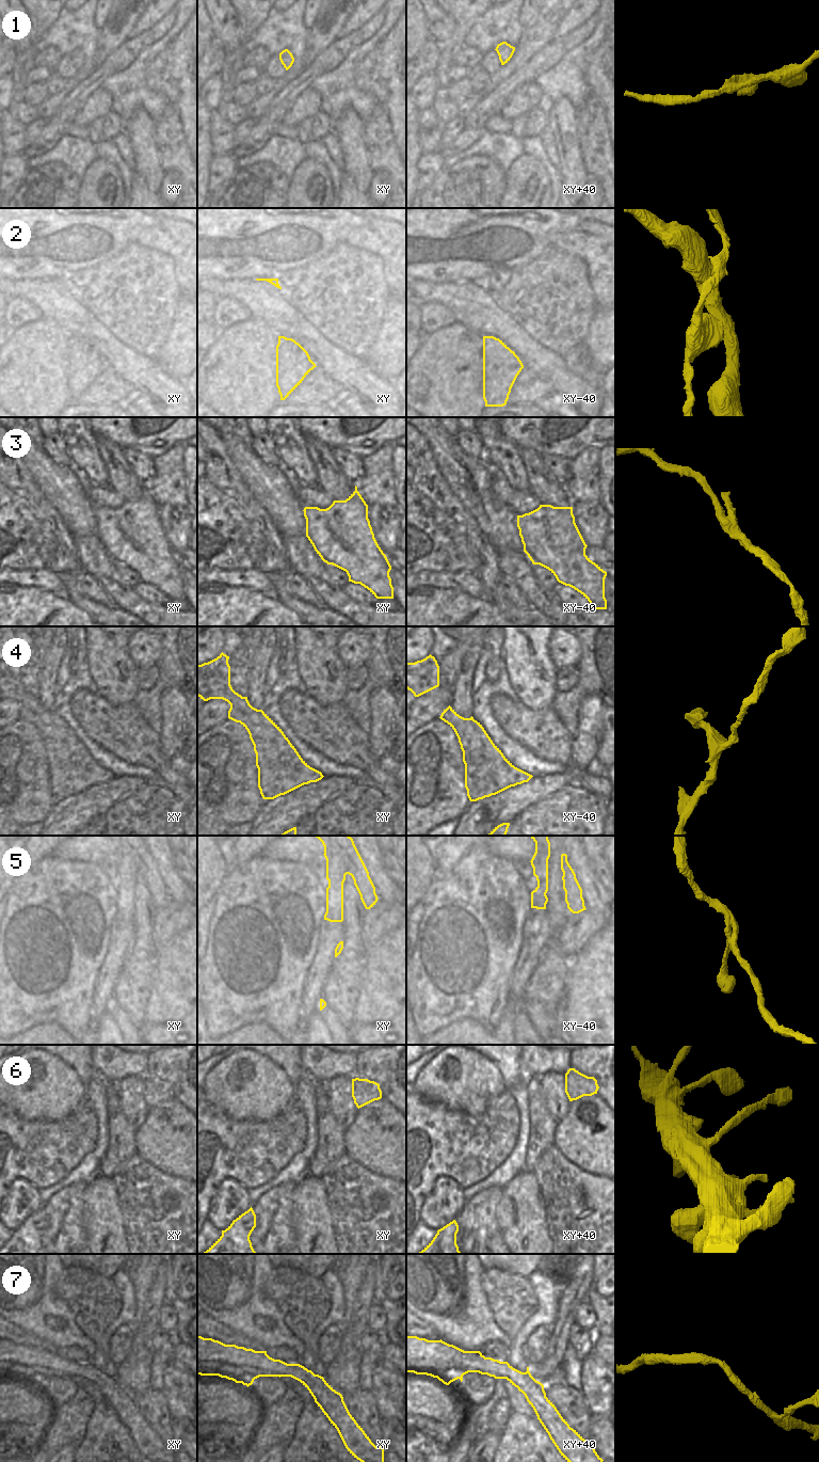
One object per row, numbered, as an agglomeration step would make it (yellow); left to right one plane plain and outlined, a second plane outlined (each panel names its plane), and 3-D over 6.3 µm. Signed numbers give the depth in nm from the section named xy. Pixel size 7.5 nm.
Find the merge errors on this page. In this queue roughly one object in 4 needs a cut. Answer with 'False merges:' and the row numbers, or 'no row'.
False merges: 2, 3, 5

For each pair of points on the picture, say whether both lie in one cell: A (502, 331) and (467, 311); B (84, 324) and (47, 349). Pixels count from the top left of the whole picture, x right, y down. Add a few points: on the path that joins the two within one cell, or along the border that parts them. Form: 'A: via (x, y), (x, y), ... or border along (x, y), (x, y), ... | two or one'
A: via (494, 322), (479, 311), (476, 311) | one
B: border along (48, 319), (57, 322), (69, 335) | two

